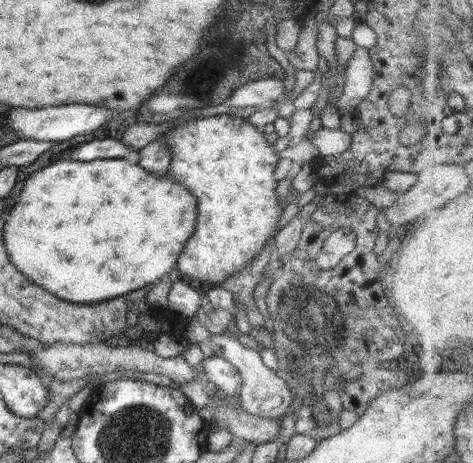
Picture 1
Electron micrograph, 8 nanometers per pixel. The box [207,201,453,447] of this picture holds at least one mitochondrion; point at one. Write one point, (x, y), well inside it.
(308, 312)

